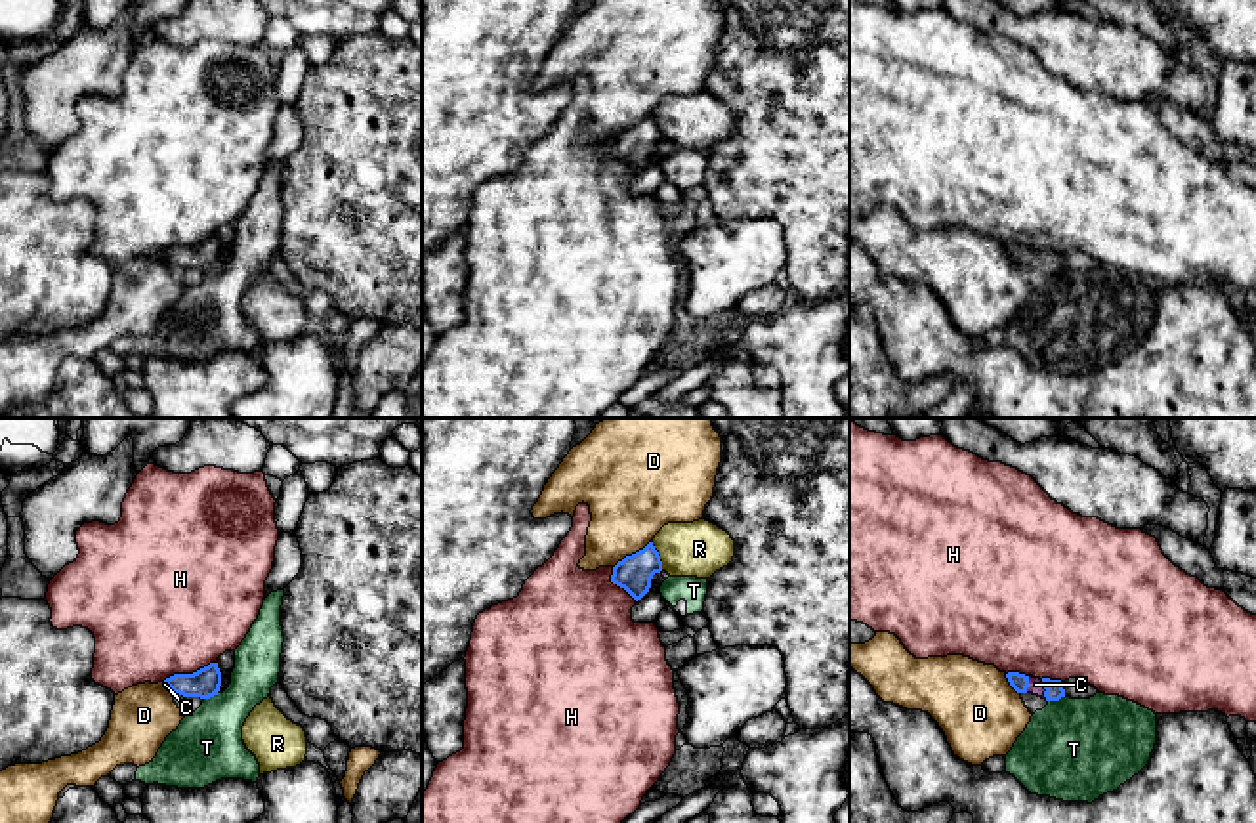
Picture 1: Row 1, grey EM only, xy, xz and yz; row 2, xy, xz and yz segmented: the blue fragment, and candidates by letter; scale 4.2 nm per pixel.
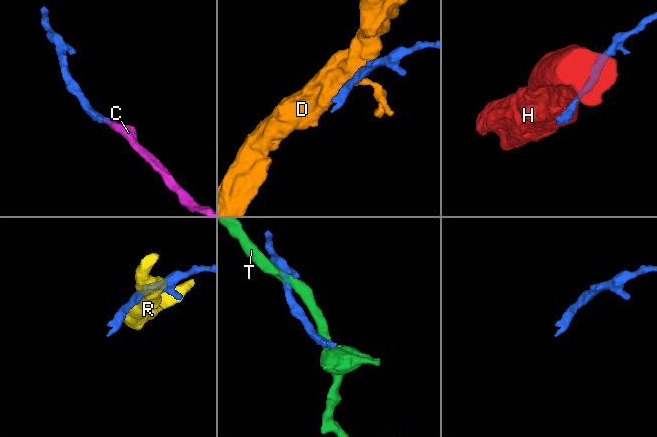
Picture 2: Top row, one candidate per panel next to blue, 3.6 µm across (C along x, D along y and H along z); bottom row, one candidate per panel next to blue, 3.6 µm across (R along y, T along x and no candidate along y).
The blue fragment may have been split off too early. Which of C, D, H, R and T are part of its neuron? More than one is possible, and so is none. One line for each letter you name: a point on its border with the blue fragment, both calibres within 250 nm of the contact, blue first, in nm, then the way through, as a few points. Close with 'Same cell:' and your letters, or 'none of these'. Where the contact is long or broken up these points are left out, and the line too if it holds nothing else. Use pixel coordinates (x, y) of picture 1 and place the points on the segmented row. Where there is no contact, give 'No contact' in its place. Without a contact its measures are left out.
C: Touches blue at yz (1045, 688). Thickness 80 nm (blue) against 60 nm. Path across: yz (1054, 688), (1045, 688), (1035, 684)
Same cell: C

